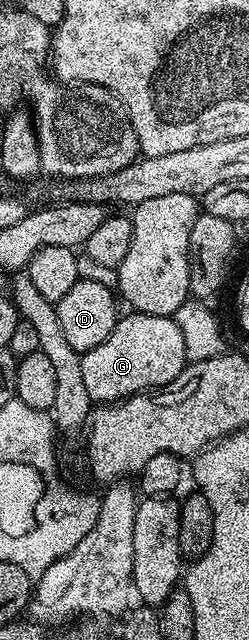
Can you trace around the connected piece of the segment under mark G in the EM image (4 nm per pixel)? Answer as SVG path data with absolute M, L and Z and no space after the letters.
M135 311L129 314L117 320L114 331L98 347L80 354L82 380L93 402L122 401L135 393L167 387L175 382L188 361L182 331L175 319Z

